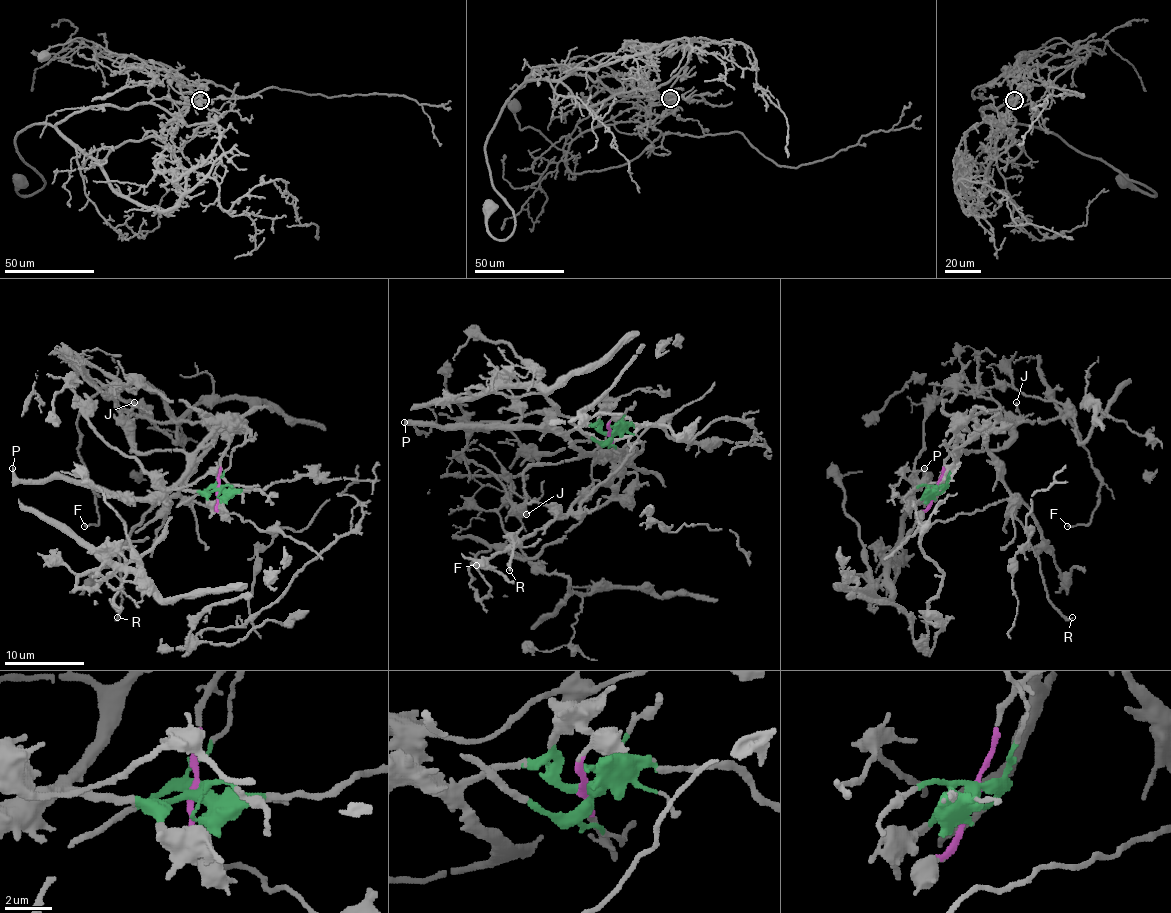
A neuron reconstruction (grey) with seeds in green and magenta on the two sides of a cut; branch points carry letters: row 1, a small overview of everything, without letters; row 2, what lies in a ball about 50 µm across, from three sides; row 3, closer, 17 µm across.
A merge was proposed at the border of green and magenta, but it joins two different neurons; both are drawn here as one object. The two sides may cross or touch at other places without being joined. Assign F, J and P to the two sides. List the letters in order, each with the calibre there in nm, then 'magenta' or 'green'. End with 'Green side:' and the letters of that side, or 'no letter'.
F: calibre 120 nm; magenta
J: calibre 240 nm; green
P: calibre 320 nm; green
Green side: J, P

